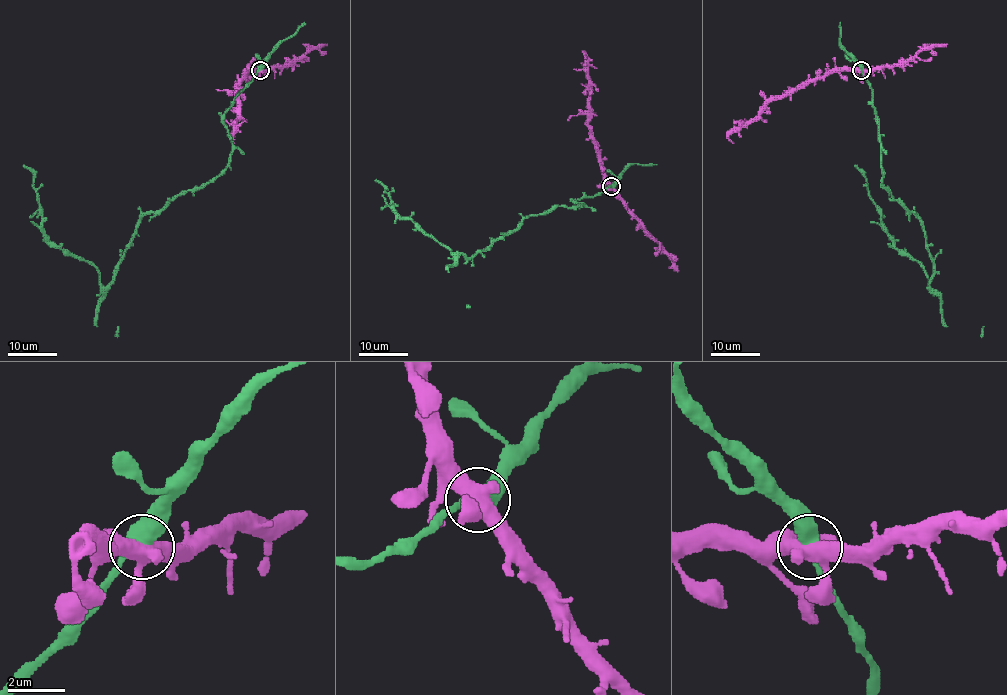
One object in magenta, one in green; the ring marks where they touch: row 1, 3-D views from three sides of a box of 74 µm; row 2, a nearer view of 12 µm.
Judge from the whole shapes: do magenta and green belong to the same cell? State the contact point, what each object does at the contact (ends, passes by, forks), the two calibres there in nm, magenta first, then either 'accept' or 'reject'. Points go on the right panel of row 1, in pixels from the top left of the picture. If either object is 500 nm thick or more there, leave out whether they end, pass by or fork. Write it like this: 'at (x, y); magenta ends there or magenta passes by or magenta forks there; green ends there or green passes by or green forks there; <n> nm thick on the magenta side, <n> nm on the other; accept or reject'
at (861, 70); magenta forks there; green passes by; 480 nm thick on the magenta side, 480 nm on the other; reject

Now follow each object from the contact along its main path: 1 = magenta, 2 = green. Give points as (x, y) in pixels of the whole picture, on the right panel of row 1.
1: (862, 70), (829, 72), (775, 95), (757, 116), (742, 122), (729, 136), (733, 143)
2: (862, 70), (876, 114), (881, 183), (919, 220), (933, 263), (929, 287), (925, 270), (895, 247), (856, 165)

